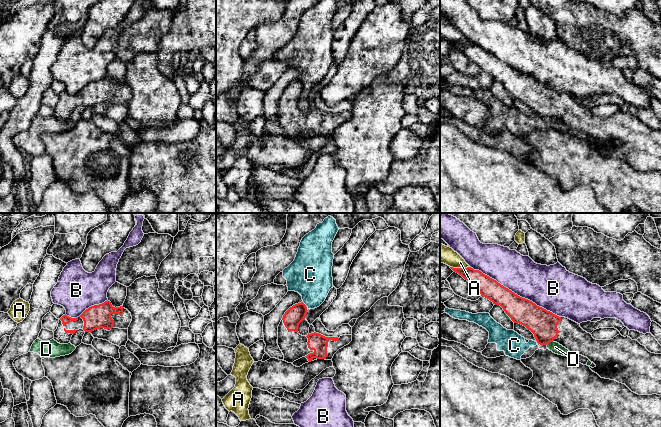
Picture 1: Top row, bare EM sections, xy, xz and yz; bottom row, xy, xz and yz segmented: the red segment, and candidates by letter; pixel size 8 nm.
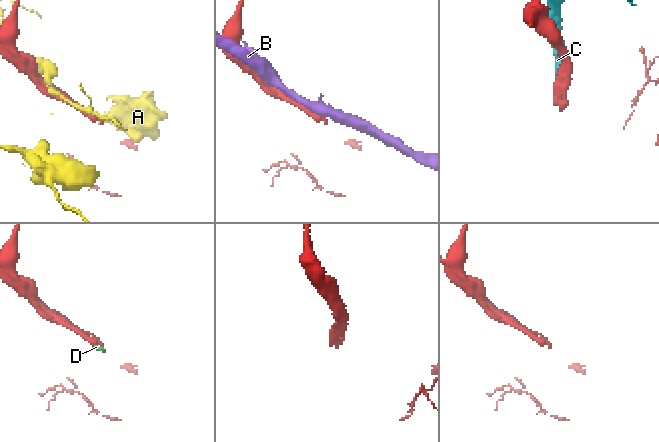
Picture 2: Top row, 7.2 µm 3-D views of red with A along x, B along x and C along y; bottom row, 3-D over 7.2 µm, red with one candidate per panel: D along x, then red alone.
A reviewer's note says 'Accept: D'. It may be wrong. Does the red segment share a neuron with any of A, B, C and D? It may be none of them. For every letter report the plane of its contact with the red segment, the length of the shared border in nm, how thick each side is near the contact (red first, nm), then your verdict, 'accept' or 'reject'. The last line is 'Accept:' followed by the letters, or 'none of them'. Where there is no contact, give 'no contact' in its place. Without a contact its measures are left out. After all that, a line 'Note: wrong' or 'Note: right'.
A: meets red in yz; contact 160 nm long; 150 nm thick on the red side, 150 nm on the other; reject
B: meets red in yz; contact 850 nm long; 200 nm thick on the red side, 320 nm on the other; reject
C: meets red in xz; contact 50 nm long; 150 nm thick on the red side, 360 nm on the other; reject
D: meets red in yz; contact 70 nm long; 220 nm thick on the red side, 90 nm on the other; reject
Accept: none of them
Note: wrong

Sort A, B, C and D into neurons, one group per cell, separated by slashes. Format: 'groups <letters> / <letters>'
groups A / B / C D

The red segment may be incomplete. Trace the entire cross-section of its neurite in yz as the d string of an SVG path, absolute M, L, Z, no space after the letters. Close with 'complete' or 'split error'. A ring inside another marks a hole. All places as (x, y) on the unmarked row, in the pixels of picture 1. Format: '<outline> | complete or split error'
M471 43L450 44L473 61L482 73L489 75L495 81L500 81L514 99L519 99L530 106L538 120L547 121L553 117L557 118L570 128L587 133L596 141L590 145L601 154L625 160L638 171L661 171L661 130L651 129L638 117L621 110L610 116L596 116L590 109L584 107L580 100L568 94L559 93L532 77L518 72L479 46Z | split error

